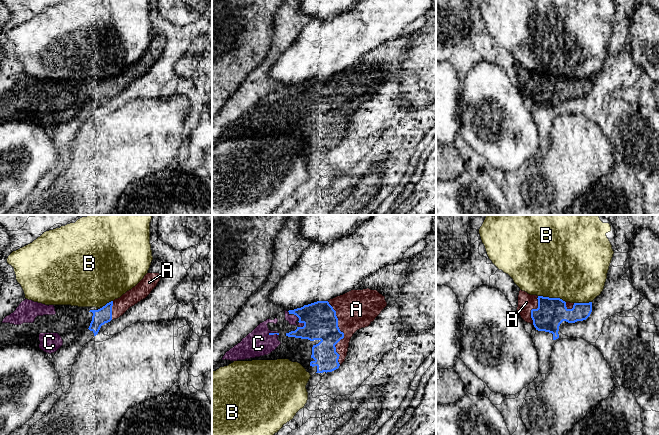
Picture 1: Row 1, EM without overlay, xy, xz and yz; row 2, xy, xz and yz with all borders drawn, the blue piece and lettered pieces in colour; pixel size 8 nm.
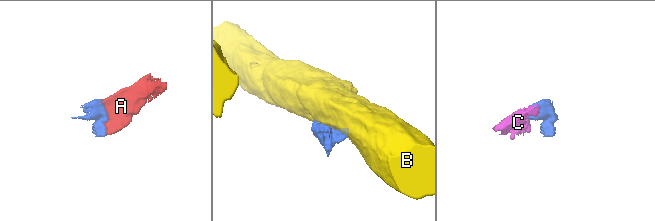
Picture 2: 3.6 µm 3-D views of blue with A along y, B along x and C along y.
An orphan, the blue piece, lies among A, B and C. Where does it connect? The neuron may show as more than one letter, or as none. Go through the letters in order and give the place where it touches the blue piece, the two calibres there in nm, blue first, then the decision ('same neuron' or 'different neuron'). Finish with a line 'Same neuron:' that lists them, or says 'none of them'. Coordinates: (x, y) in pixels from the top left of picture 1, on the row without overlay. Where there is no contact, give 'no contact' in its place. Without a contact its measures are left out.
A: contact xz (343, 109); calibres 280 and 320 nm; same neuron
B: contact yz (552, 74); calibres 240 and 500 nm; different neuron
C: contact xz (302, 98); calibres 280 and 70 nm; same neuron
Same neuron: A, C

